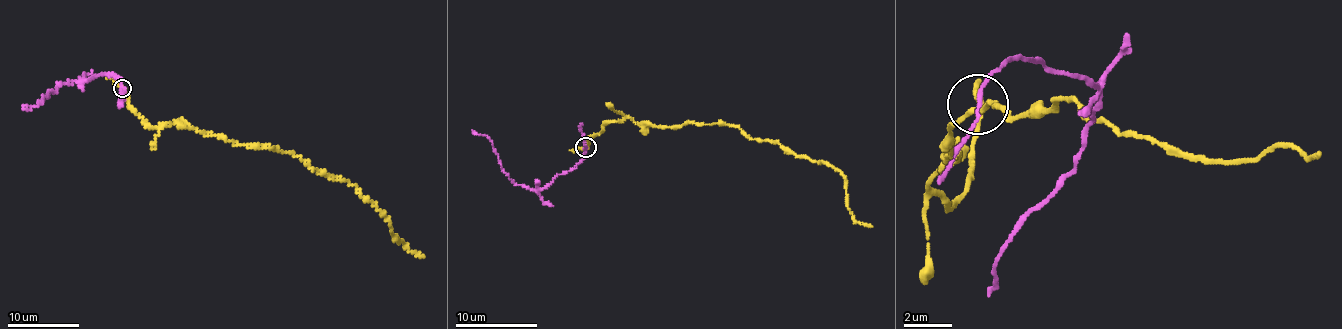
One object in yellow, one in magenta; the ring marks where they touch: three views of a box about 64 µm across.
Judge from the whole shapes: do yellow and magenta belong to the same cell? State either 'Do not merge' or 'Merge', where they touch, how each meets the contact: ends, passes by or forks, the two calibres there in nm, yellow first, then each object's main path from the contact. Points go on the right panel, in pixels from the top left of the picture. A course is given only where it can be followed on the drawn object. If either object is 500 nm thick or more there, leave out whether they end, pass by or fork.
Do not merge. Place: (977, 104). At the ring yellow passes by. At the ring magenta passes by. Thickness 220 nm (yellow) against 170 nm. Course of yellow: (979, 106), (950, 208), (928, 186), (957, 159), (945, 123), (986, 98), (1059, 95), (1214, 159), (1319, 156). Course of magenta: (979, 106), (986, 74), (1016, 58), (1092, 85), (1098, 93), (1093, 121), (1069, 173), (1007, 242), (987, 287)

